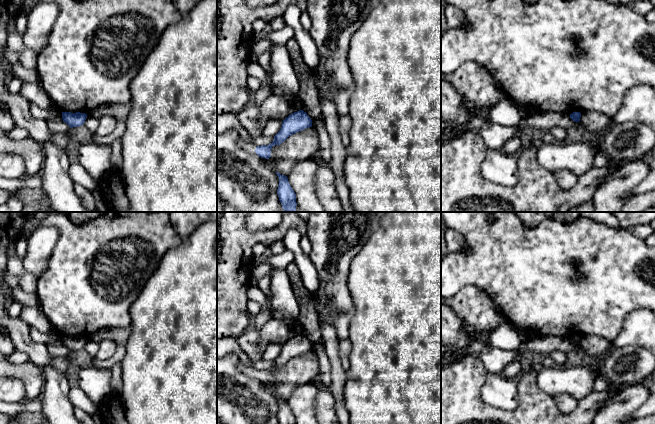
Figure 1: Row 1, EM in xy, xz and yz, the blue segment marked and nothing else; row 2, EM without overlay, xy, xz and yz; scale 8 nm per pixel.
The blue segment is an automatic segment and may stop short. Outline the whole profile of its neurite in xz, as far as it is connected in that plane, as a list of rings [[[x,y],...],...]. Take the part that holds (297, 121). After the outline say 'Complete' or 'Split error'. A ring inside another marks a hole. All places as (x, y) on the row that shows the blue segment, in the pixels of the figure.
[[[303,110],[294,112],[283,120],[281,129],[274,136],[273,142],[269,145],[257,146],[255,152],[259,157],[269,159],[273,146],[280,145],[289,136],[309,127],[312,127],[312,120],[307,113]]]. Complete

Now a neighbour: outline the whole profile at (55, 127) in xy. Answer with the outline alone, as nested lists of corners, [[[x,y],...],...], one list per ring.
[[[47,121],[48,128],[51,133],[53,134],[65,134],[67,131],[70,130],[70,127],[68,124],[66,124],[63,121]]]

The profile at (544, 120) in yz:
[[[533,111],[531,115],[522,118],[515,126],[521,134],[530,133],[533,130],[545,130],[549,132],[554,127],[568,129],[574,126],[581,126],[580,122],[575,122],[569,114],[556,113],[552,111]]]

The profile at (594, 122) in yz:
[[[587,111],[581,113],[579,122],[585,134],[593,133],[598,135],[612,125],[612,118],[600,112]]]

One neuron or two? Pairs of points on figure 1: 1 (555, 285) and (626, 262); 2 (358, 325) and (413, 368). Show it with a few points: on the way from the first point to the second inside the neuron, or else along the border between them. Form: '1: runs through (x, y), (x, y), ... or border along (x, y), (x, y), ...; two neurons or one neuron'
1: runs through (573, 285), (586, 283), (594, 275), (608, 273); one neuron
2: runs through (372, 327), (399, 354); one neuron

